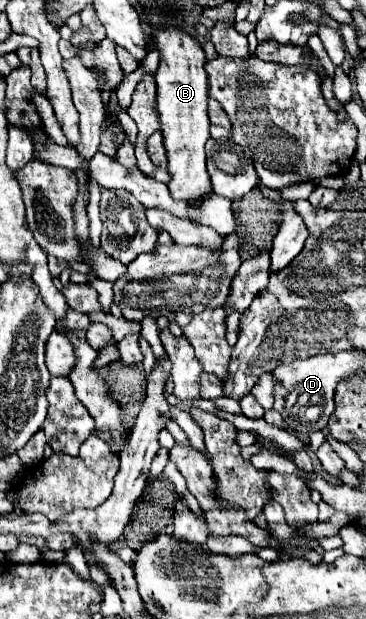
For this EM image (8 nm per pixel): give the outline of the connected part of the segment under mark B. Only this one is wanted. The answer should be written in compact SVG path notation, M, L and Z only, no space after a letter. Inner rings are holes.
M170 25L164 29L154 29L156 51L160 51L160 67L156 71L156 109L162 123L162 137L168 157L168 171L172 179L168 181L168 189L176 201L186 201L194 205L202 201L212 191L212 183L206 171L204 143L210 139L208 133L208 75L204 71L204 51L196 37L180 31ZM170 161L186 161L186 163L170 163ZM174 167L184 167L180 177L174 177Z

